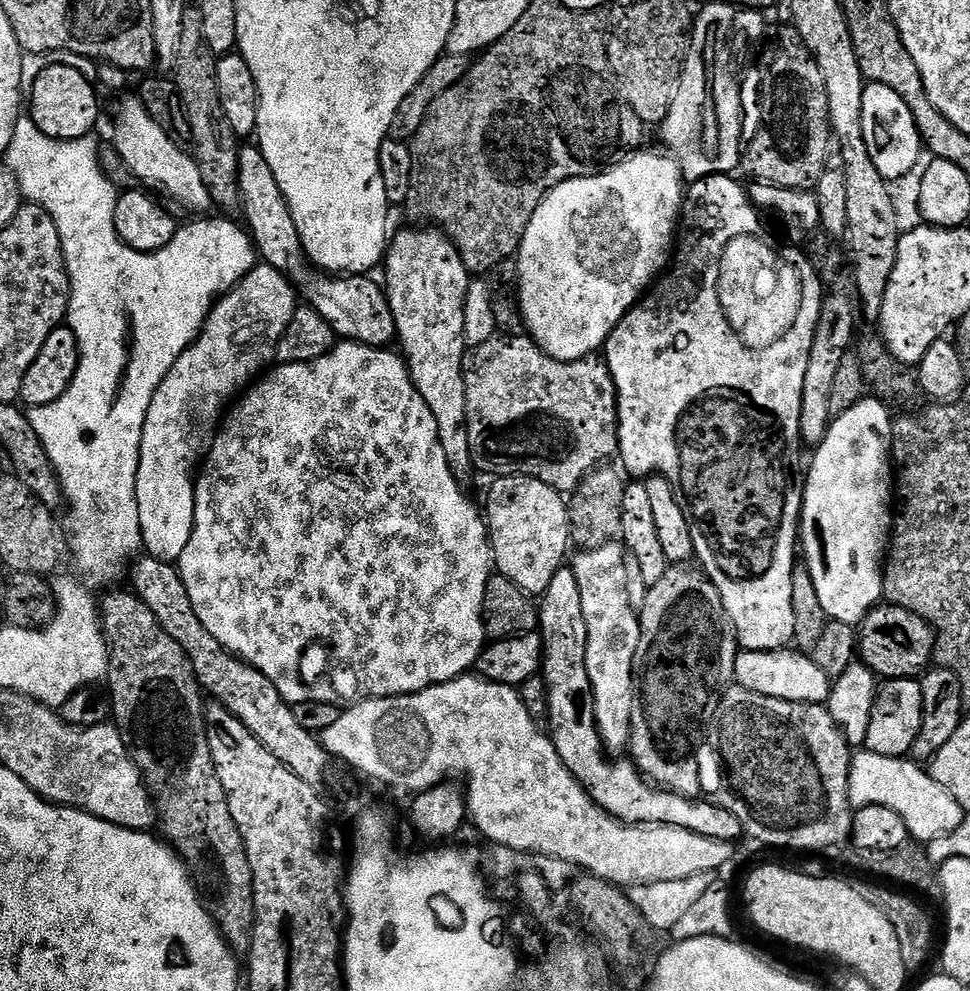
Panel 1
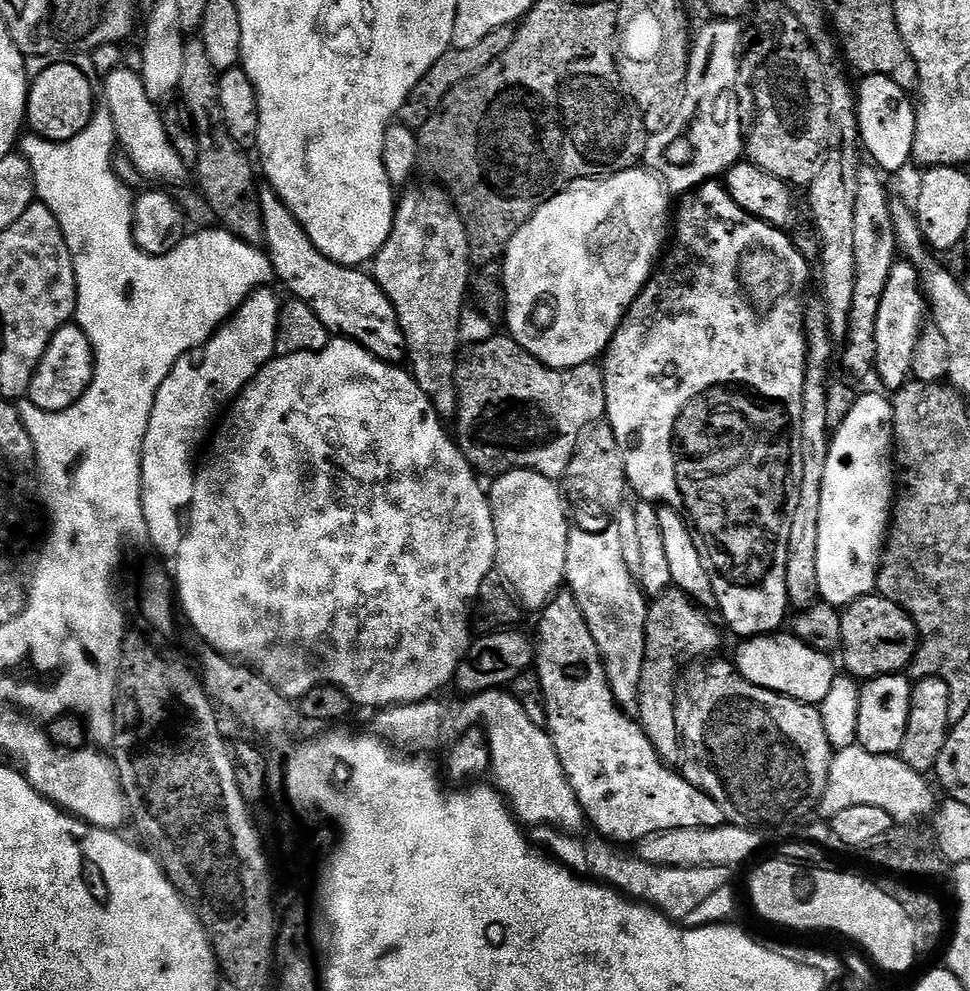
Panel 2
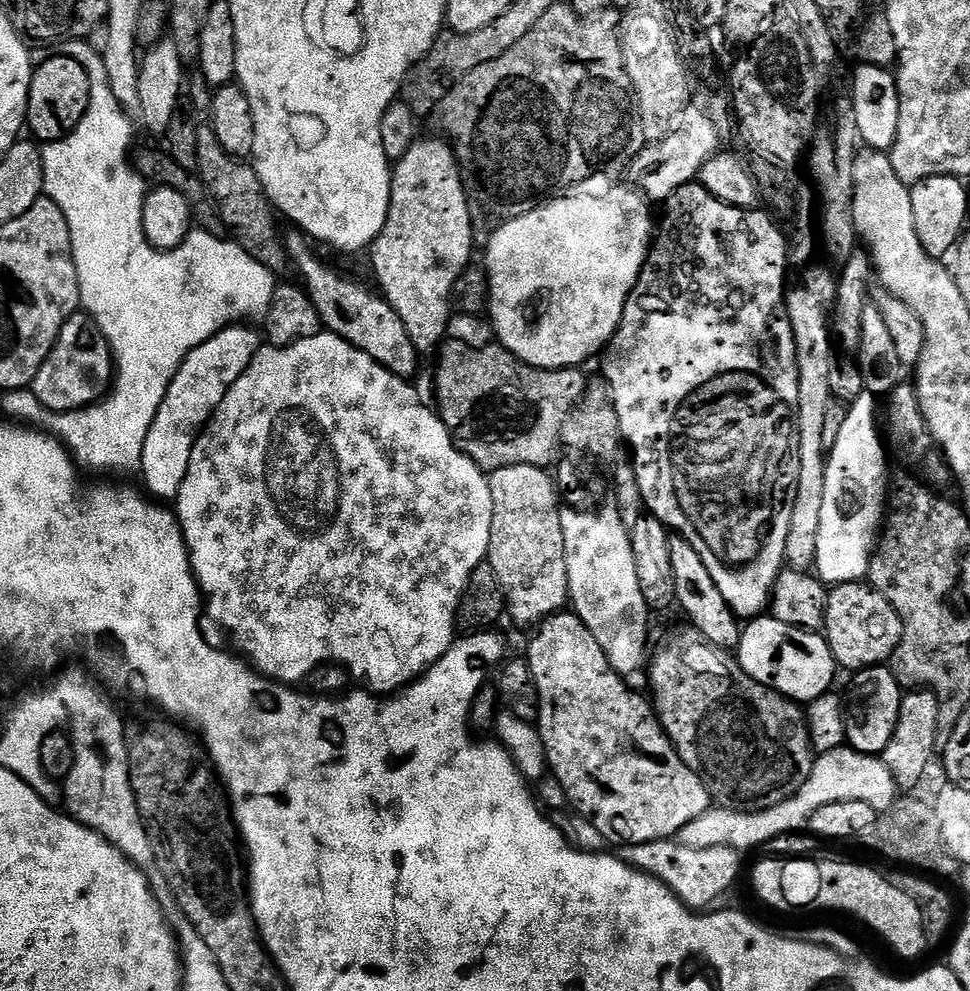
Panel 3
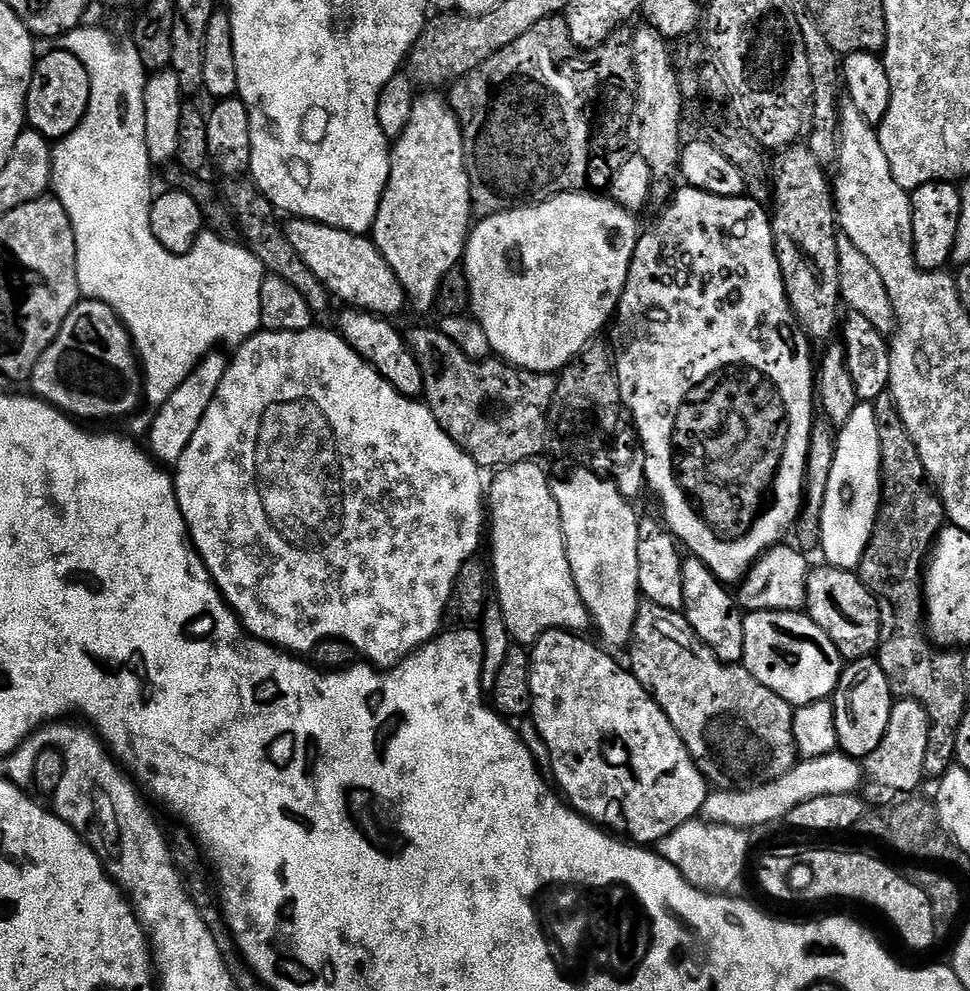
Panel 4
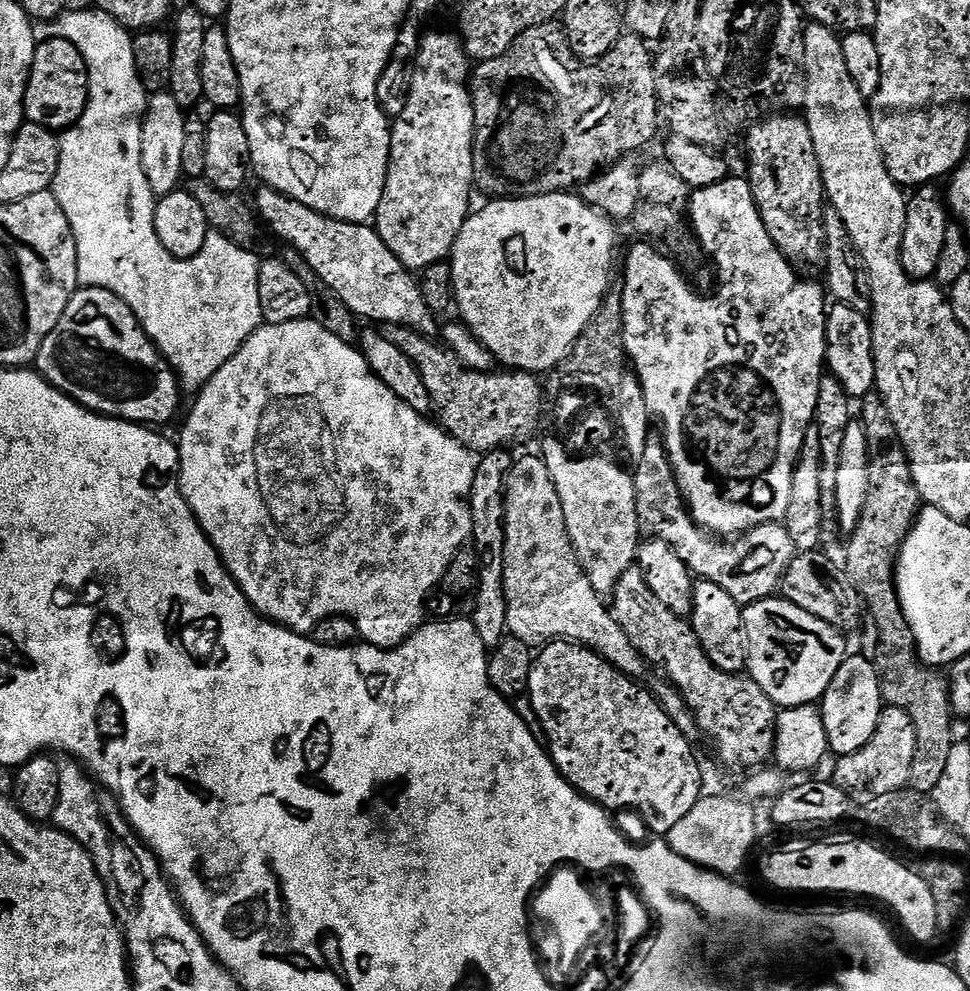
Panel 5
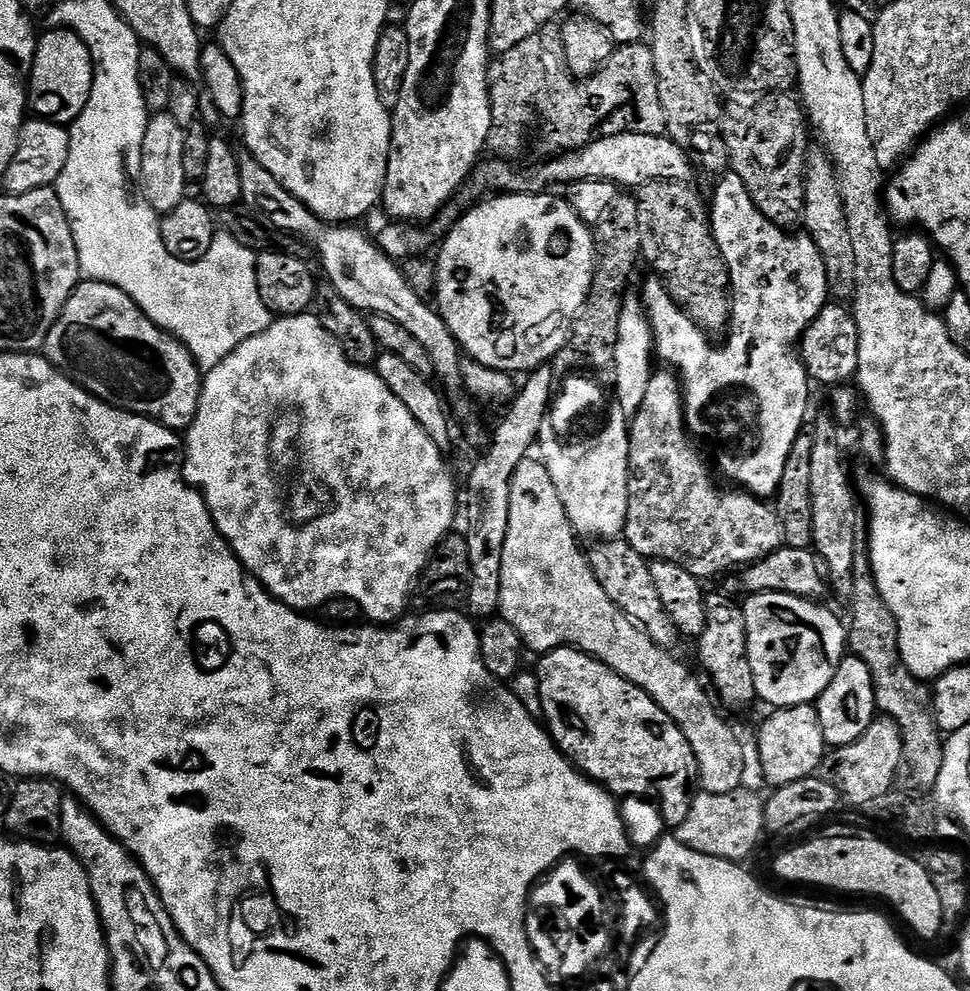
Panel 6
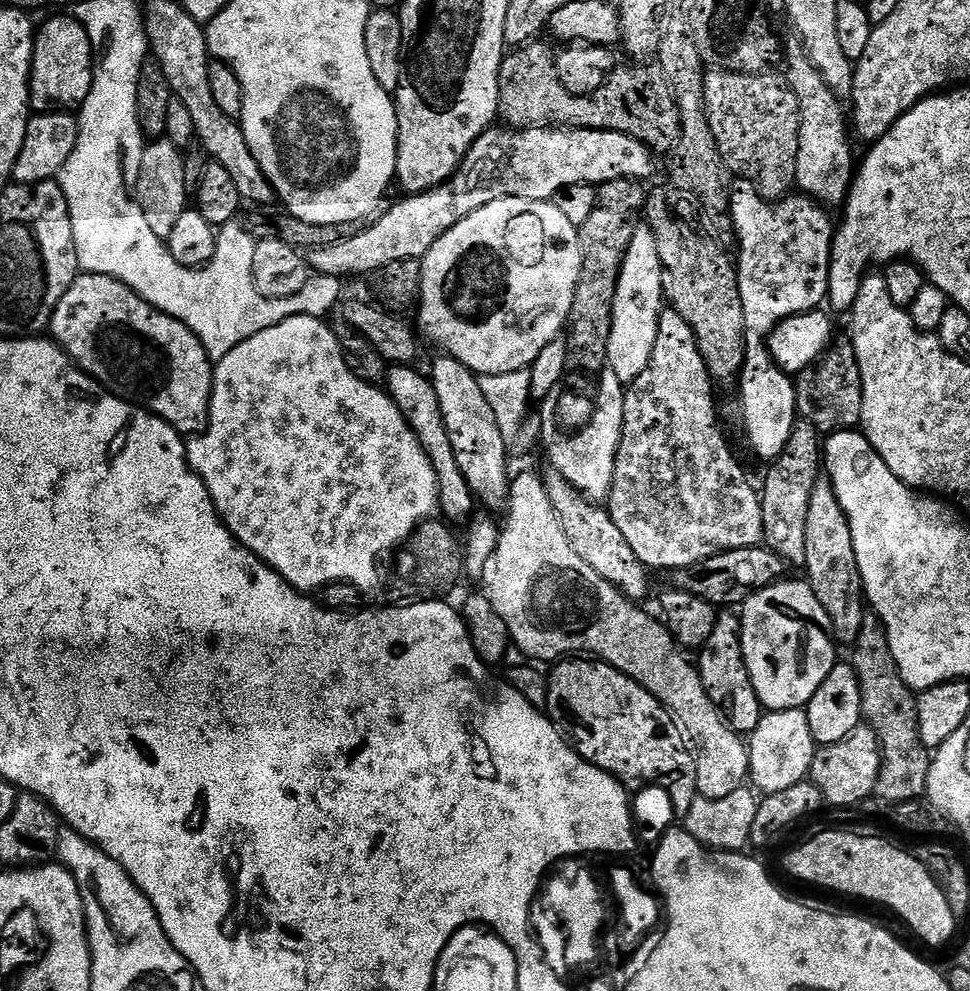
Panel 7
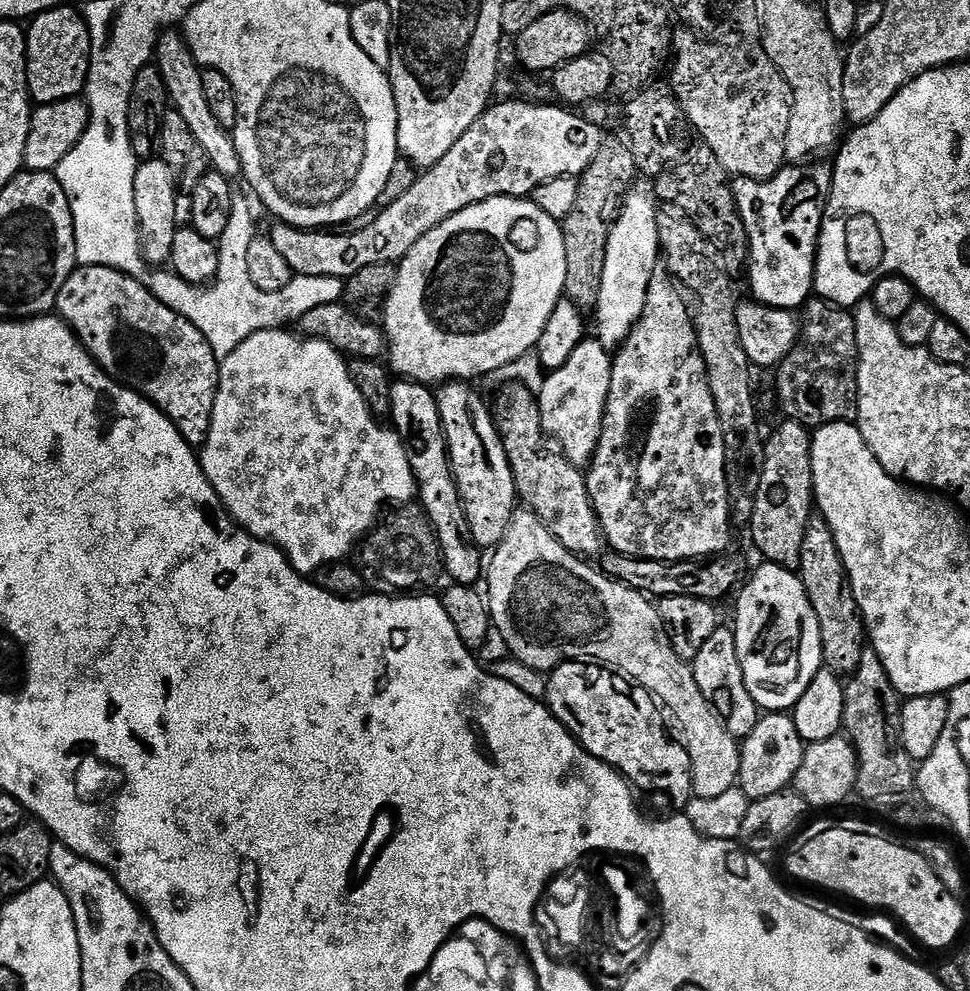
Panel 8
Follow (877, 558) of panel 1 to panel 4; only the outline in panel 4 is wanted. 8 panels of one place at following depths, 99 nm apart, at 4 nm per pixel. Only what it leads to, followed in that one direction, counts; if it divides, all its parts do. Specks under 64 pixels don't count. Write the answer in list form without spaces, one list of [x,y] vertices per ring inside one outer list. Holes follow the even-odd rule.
[[[868,402],[857,404],[854,414],[838,428],[834,470],[830,470],[830,486],[826,486],[826,502],[822,506],[819,547],[824,552],[823,559],[835,568],[859,569],[862,554],[874,534],[882,499],[879,429],[875,407]]]

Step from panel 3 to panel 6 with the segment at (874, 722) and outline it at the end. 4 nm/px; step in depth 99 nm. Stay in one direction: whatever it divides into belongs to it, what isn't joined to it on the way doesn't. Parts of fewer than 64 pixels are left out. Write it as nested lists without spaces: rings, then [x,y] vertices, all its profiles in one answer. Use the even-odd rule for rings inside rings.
[[[845,655],[836,668],[834,678],[830,678],[830,686],[826,686],[819,700],[815,701],[814,707],[820,719],[825,745],[829,749],[850,746],[850,742],[858,742],[858,738],[866,734],[866,730],[878,716],[870,666],[866,666],[866,662],[862,662],[856,656]]]

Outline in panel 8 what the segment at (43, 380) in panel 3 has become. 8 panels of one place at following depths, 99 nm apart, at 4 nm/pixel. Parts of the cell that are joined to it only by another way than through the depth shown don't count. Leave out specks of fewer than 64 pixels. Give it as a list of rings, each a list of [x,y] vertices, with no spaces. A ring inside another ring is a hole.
[[[93,264],[77,267],[66,278],[55,311],[103,372],[139,389],[170,418],[187,444],[203,446],[220,381],[220,360],[189,320],[170,310],[137,277]]]

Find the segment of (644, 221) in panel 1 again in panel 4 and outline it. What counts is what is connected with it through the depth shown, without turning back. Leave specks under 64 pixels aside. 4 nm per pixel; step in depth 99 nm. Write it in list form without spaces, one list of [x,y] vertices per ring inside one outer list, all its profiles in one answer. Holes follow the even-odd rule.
[[[588,190],[563,192],[562,195],[550,198],[546,202],[535,206],[515,208],[509,212],[499,212],[493,216],[483,217],[469,231],[468,244],[464,248],[462,270],[468,279],[470,312],[482,326],[482,330],[486,330],[486,338],[490,338],[490,346],[499,359],[513,364],[516,368],[525,368],[528,372],[556,374],[564,369],[583,348],[593,343],[599,337],[596,335],[607,324],[609,327],[610,321],[615,317],[619,309],[620,296],[624,293],[630,262],[632,261],[632,255],[636,249],[636,242],[640,238],[642,228],[641,225],[636,225],[637,217],[633,213],[625,210],[621,204],[616,203],[615,200],[607,195],[604,196],[591,196]]]

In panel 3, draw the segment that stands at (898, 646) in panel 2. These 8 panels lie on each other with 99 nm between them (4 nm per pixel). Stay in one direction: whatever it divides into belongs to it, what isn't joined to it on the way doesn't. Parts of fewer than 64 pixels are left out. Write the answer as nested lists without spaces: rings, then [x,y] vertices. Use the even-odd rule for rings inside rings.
[[[867,582],[855,584],[837,584],[828,593],[826,602],[826,639],[832,656],[841,669],[849,668],[855,674],[861,668],[874,668],[891,661],[894,650],[904,633],[902,618],[890,606],[888,599],[880,591]]]

